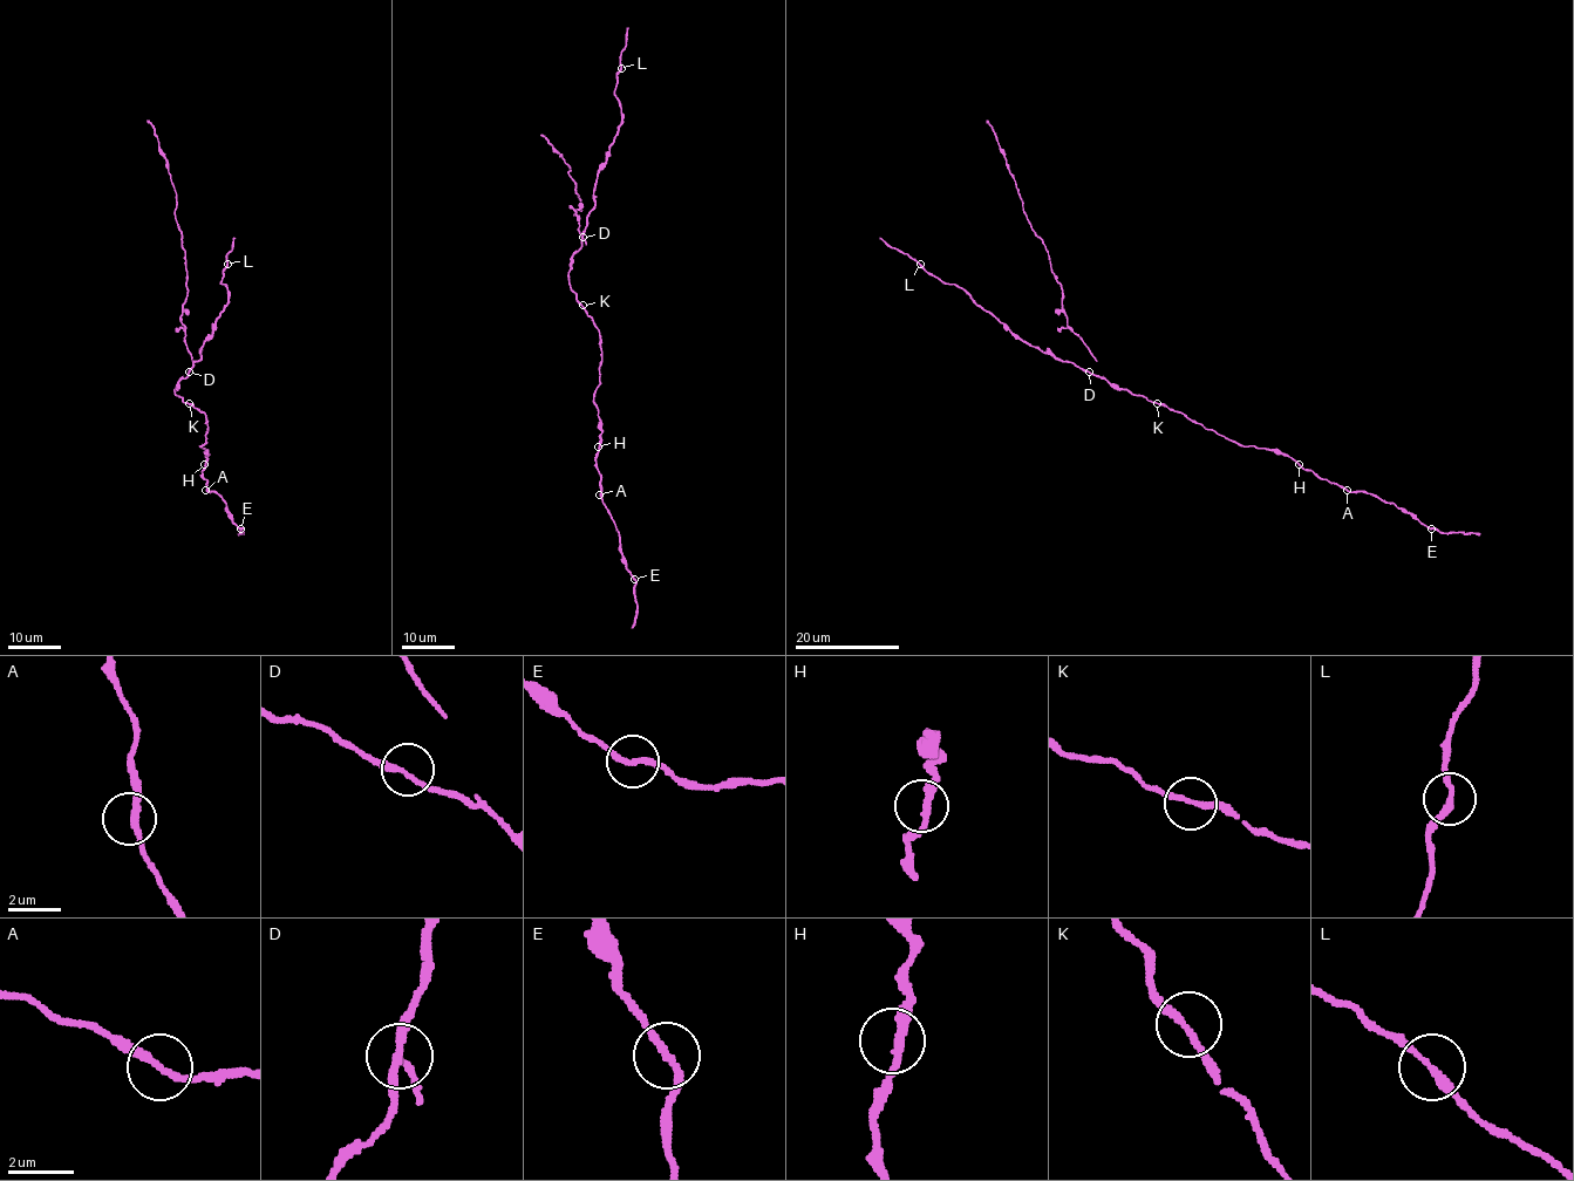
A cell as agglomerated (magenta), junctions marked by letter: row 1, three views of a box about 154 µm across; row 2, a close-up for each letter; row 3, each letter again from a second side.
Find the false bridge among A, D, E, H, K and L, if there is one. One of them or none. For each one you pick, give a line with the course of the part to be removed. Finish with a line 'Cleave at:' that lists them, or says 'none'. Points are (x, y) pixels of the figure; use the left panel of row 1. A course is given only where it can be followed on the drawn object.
Cleave at: none

